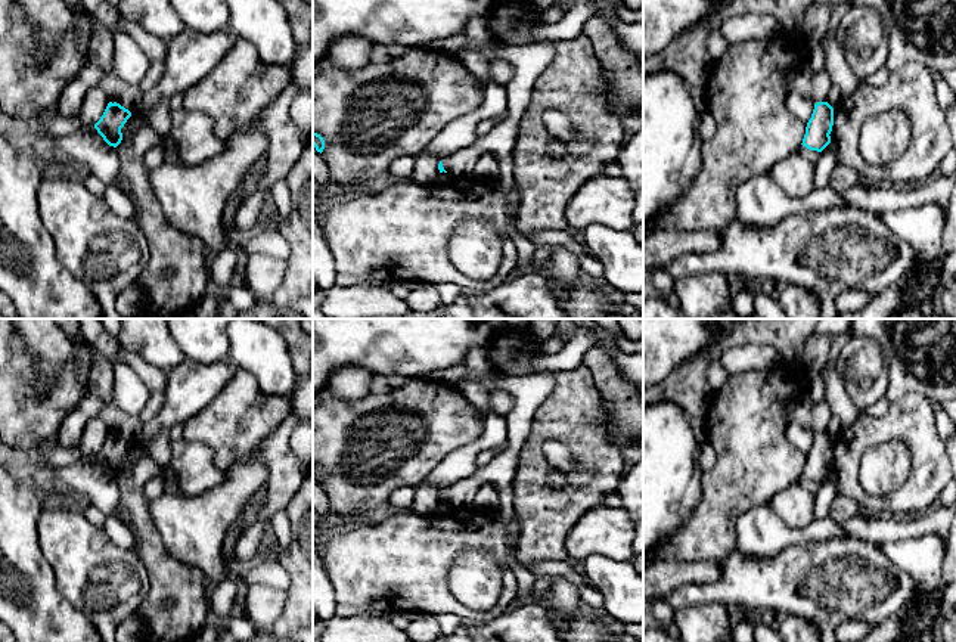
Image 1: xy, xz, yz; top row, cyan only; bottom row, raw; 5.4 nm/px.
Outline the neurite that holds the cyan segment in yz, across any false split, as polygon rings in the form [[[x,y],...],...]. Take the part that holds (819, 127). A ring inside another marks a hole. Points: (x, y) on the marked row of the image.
[[[828,102],[814,103],[811,118],[807,122],[803,146],[822,152],[831,143],[834,125],[834,108]]]

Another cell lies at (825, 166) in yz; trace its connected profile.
[[[829,143],[822,152],[814,164],[814,186],[816,189],[823,189],[829,186],[829,180],[835,167],[838,165],[836,149]]]

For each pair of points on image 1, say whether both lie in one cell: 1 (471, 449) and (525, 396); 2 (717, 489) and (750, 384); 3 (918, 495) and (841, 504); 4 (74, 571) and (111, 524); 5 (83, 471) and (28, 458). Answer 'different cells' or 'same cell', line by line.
1: different cells
2: same cell
3: different cells
4: different cells
5: same cell

